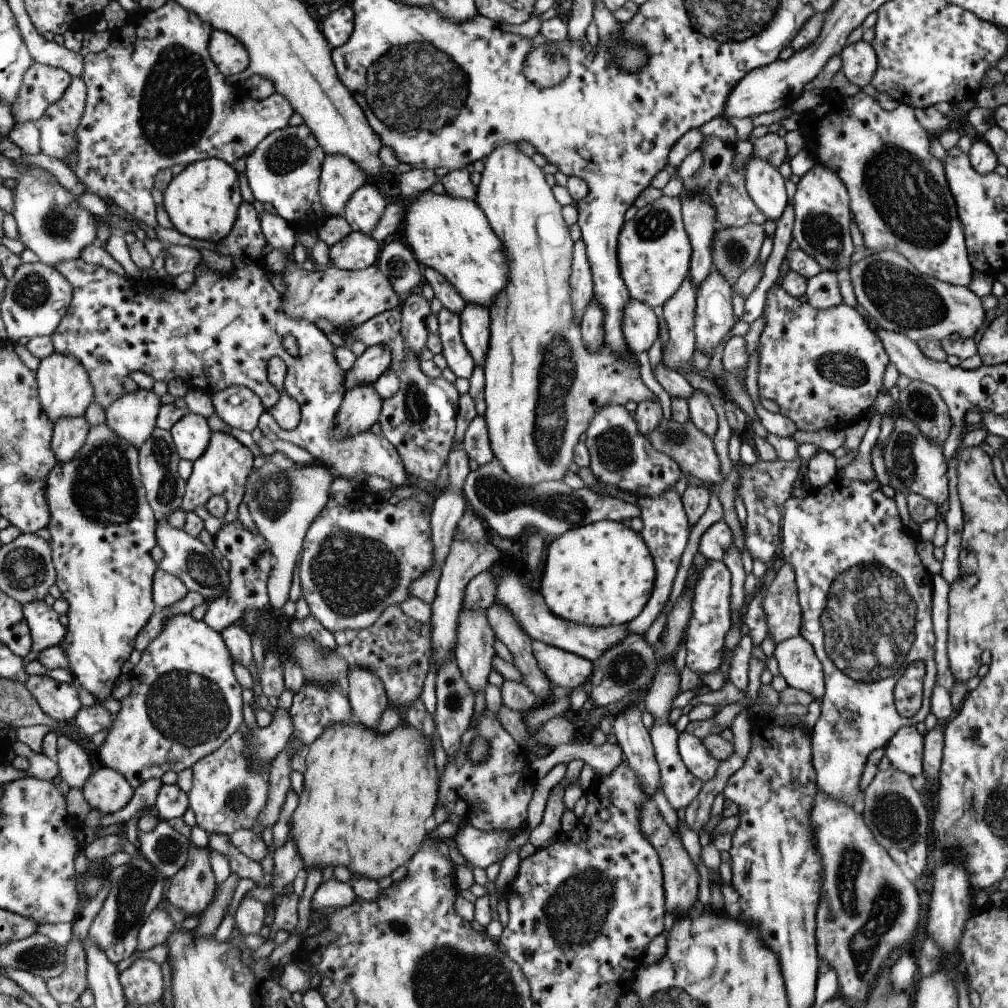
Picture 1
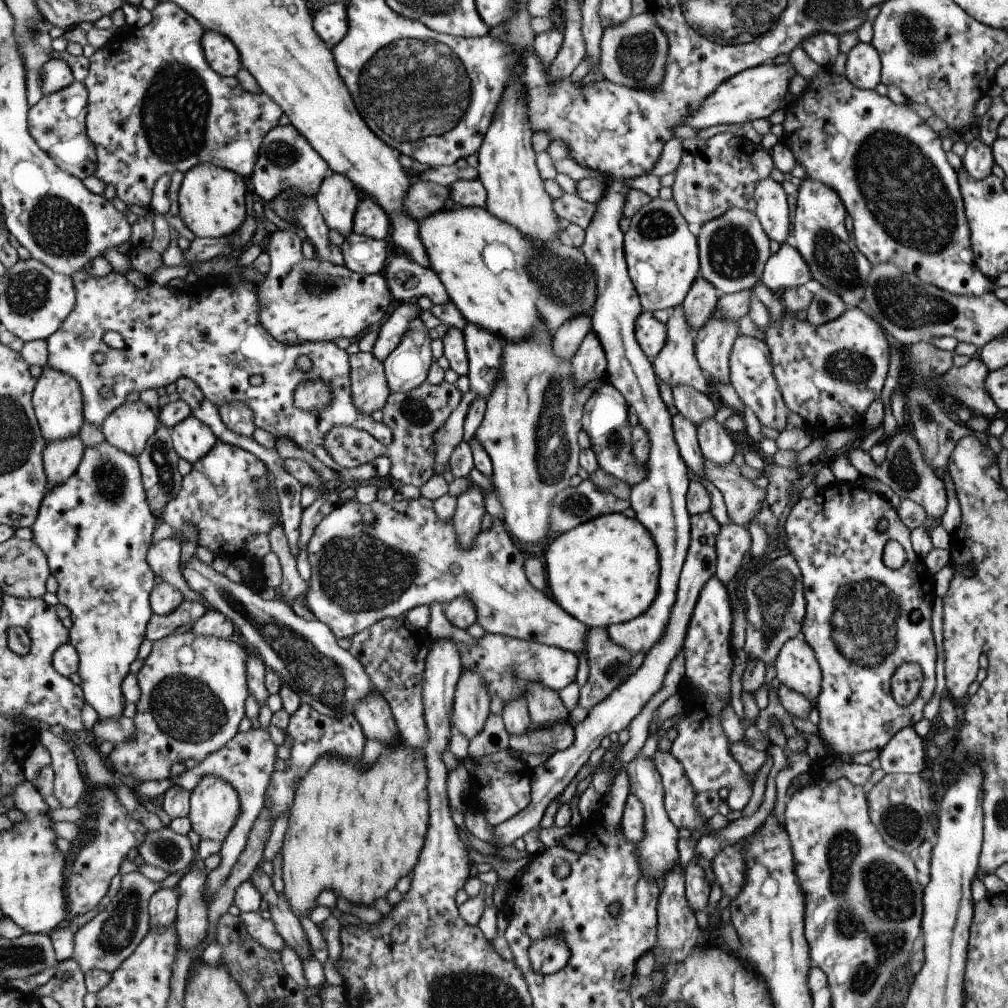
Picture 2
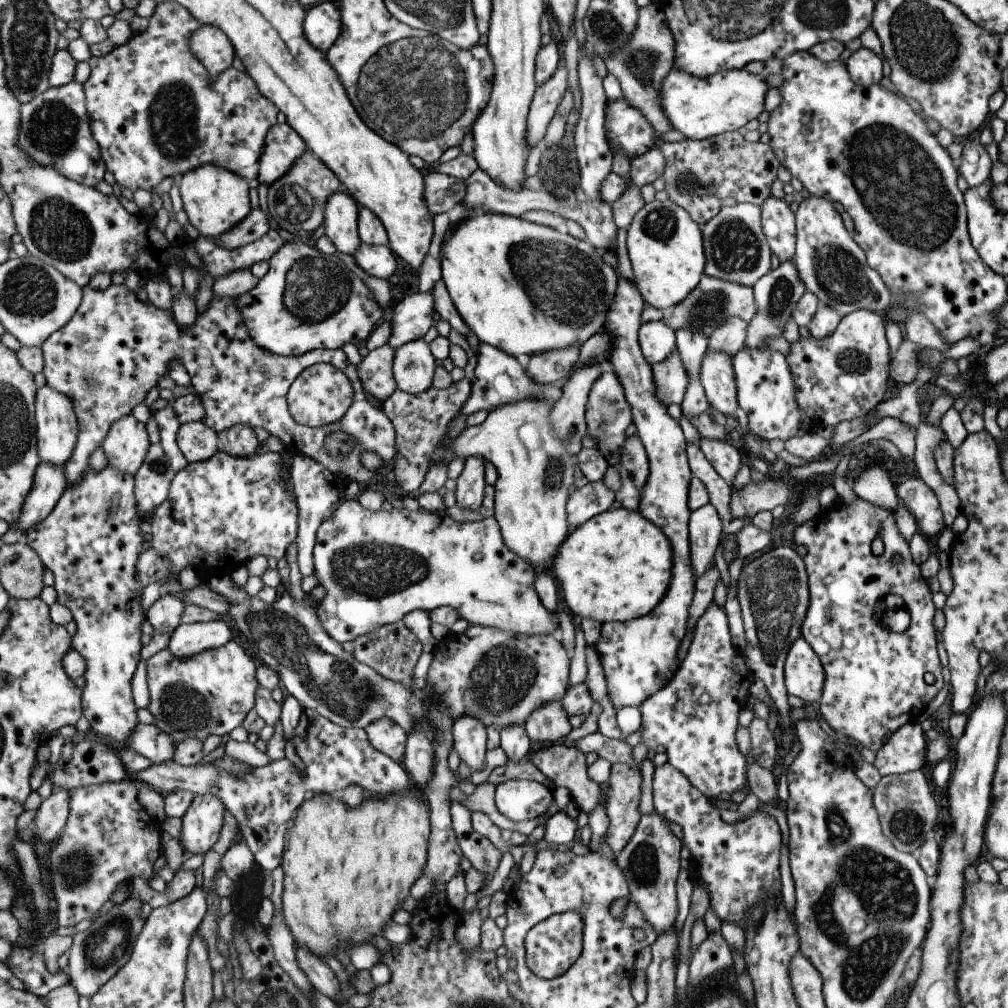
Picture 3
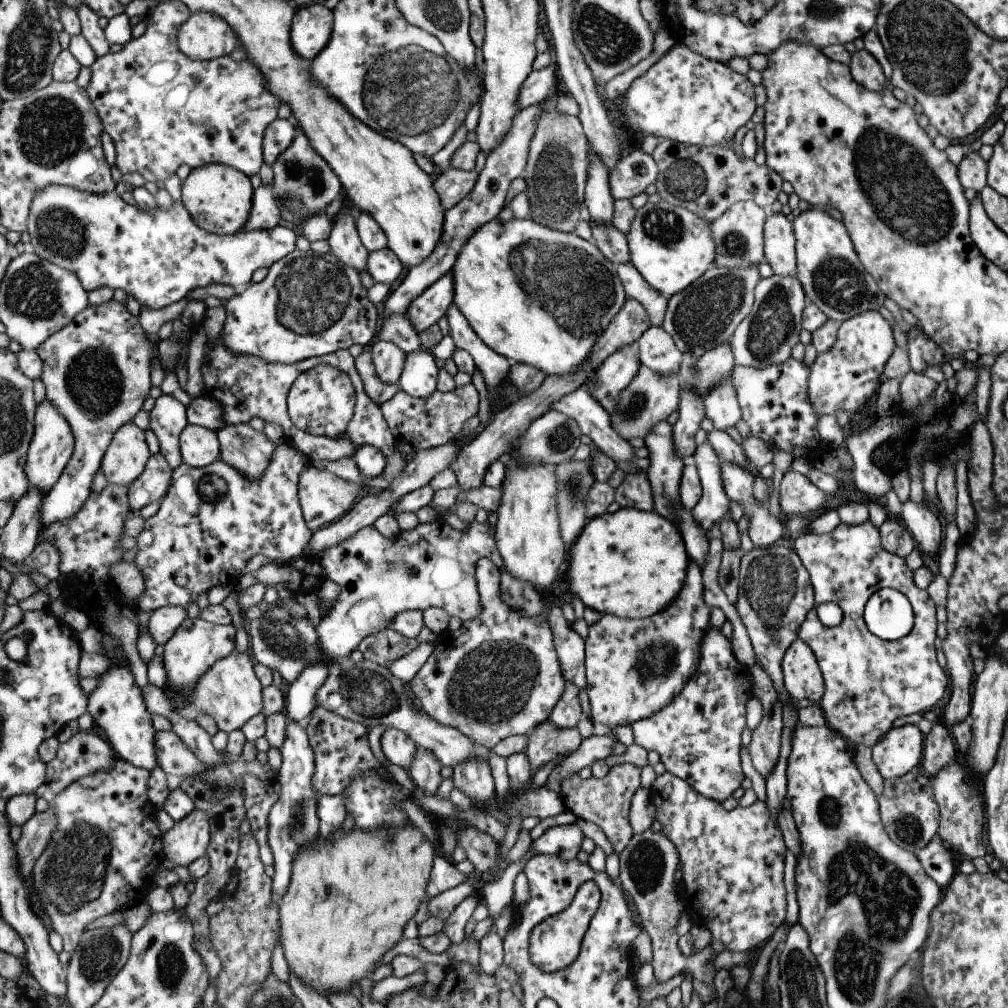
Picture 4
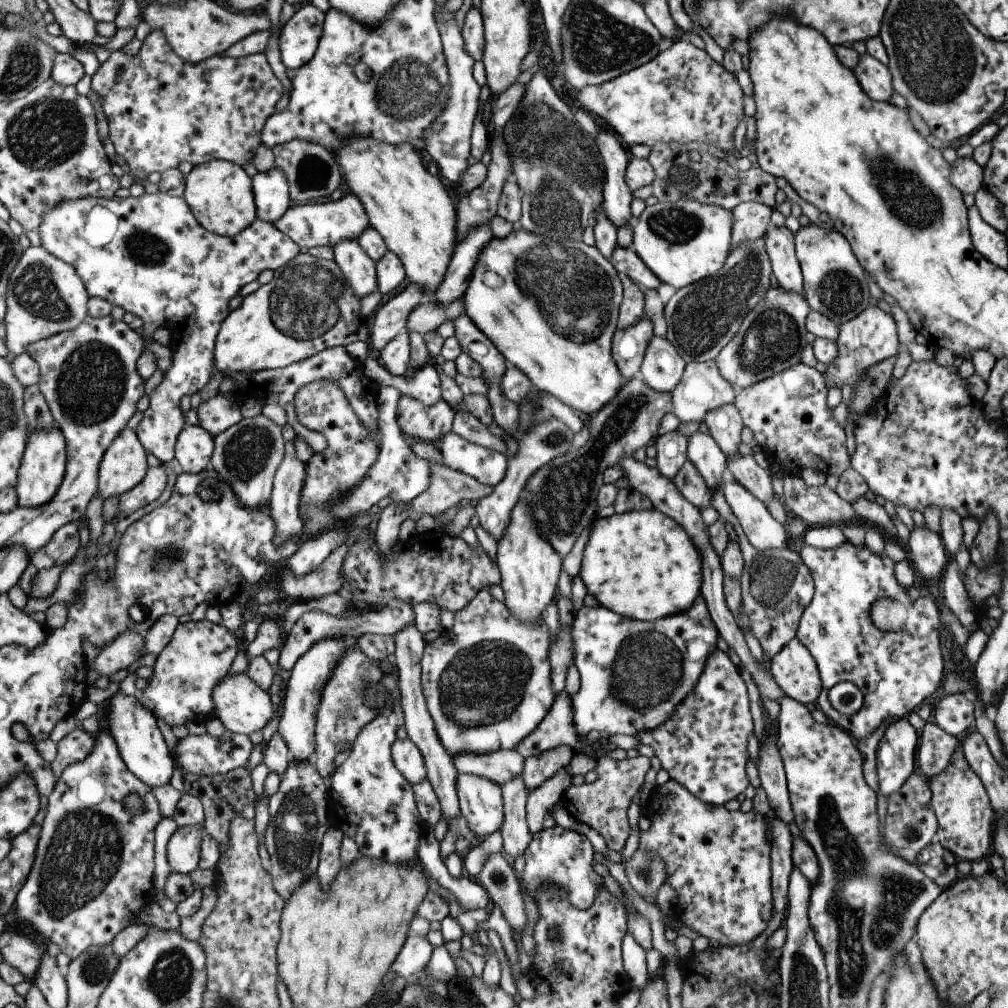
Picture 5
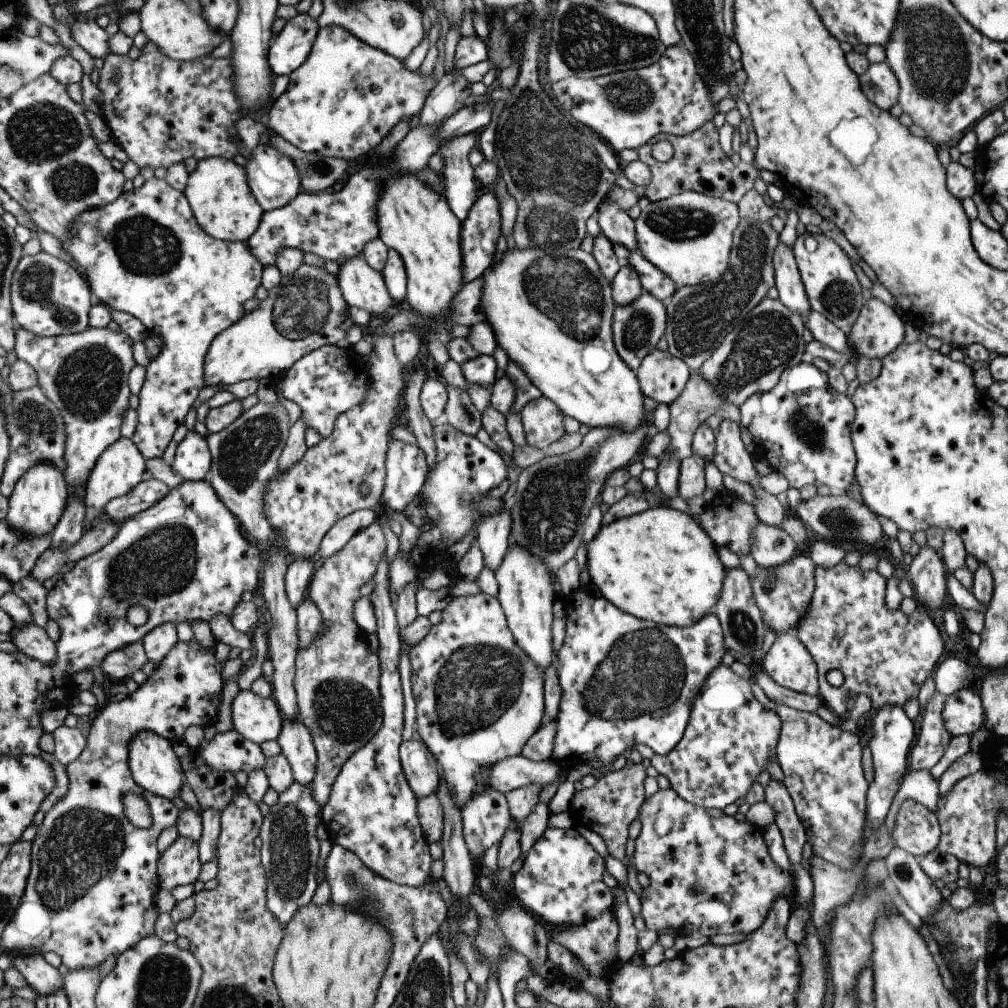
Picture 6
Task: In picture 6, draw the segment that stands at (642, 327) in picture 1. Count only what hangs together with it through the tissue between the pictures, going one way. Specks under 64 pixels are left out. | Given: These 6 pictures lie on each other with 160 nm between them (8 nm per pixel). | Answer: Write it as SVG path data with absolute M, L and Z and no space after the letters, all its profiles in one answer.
M655 347L634 373L643 395L668 405L683 390L690 371L683 360Z

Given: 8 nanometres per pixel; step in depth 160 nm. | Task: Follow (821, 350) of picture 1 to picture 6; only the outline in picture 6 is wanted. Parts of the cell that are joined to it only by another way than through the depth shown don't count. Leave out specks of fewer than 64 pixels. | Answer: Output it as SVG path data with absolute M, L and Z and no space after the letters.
M871 297L859 309L846 339L857 356L882 359L902 343L905 323L893 309Z

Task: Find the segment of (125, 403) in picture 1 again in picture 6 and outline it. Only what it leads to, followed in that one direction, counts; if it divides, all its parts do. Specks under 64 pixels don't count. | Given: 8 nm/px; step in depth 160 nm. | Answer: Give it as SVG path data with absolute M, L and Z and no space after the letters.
M123 437L103 451L102 458L98 460L86 484L84 503L86 504L86 523L88 525L103 510L106 510L106 506L113 499L129 494L139 483L145 480L148 473L146 459L132 437Z

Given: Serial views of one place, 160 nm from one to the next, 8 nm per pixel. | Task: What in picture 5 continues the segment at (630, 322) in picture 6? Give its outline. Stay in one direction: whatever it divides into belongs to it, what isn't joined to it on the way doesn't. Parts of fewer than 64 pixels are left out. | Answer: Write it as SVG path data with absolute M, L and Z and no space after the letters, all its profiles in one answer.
M643 316L633 326L612 334L611 358L626 381L640 370L645 347L652 336L651 323Z

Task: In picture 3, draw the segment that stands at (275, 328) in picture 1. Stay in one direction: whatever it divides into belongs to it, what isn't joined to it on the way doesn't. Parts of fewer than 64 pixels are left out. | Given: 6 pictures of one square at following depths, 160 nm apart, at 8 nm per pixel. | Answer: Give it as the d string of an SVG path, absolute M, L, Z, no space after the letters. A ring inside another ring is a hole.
M123 283L122 285L112 284L109 286L107 290L99 290L94 289L93 287L87 286L83 288L84 297L82 300L82 306L79 307L78 314L74 316L73 319L70 320L69 323L66 324L61 330L54 332L53 335L50 336L49 339L46 340L46 343L43 344L42 349L44 352L44 373L49 386L52 386L55 390L59 392L68 394L74 400L74 409L76 415L78 416L79 421L79 436L78 443L76 444L73 456L68 460L66 464L66 475L68 480L68 487L78 486L79 483L82 483L83 475L87 475L89 472L89 468L91 468L90 458L91 455L94 454L95 451L98 450L99 447L105 442L108 434L110 432L110 428L114 426L115 422L119 419L122 419L124 416L130 415L133 410L135 410L135 406L137 404L143 403L145 400L145 396L149 394L149 390L151 388L155 388L160 383L160 380L168 374L170 371L170 366L175 361L179 361L183 363L189 371L191 378L193 380L193 387L195 393L201 397L203 401L203 406L206 410L206 417L204 420L211 428L214 428L218 433L221 431L226 431L231 427L234 427L238 424L244 424L249 428L263 428L266 430L269 435L278 438L283 445L283 450L287 452L290 456L304 454L313 460L316 460L321 466L324 466L330 473L332 474L341 474L346 475L353 482L353 486L364 485L372 481L373 476L375 475L375 471L367 470L361 464L360 456L363 453L375 453L379 458L382 464L389 464L391 460L394 459L395 447L394 447L394 428L392 427L389 419L378 409L373 408L373 406L369 405L369 402L365 399L364 390L362 389L360 380L358 379L356 368L347 361L345 354L341 349L313 349L307 351L303 355L299 356L281 356L272 352L269 352L267 349L259 348L258 345L255 344L254 340L251 340L250 333L247 332L247 325L245 324L245 319L241 309L238 307L237 299L231 297L217 297L214 296L211 298L207 308L199 313L197 320L192 324L187 326L183 326L179 321L176 320L176 316L172 309L163 310L158 308L150 301L142 301L140 298L137 298L135 295L136 292L131 292L129 288L127 288L127 284ZM317 363L327 363L340 370L348 379L350 379L350 385L352 388L352 401L351 404L347 407L343 416L337 420L336 423L327 423L323 426L318 426L315 428L311 428L308 426L303 426L298 423L291 415L289 411L289 403L286 400L286 395L289 393L290 384L294 382L295 377L299 376L303 370L311 365ZM341 429L343 432L347 434L352 434L356 438L355 446L349 451L349 454L344 459L334 459L327 454L327 451L323 448L323 439L326 437L326 434L333 432L334 430Z

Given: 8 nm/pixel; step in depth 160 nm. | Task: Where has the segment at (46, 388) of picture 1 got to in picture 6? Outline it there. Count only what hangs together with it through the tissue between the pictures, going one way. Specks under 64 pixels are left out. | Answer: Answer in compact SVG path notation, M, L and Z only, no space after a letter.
M45 461L37 463L22 476L21 480L18 480L13 494L7 498L8 523L24 535L51 535L66 512L70 498L69 488L62 468L55 463Z

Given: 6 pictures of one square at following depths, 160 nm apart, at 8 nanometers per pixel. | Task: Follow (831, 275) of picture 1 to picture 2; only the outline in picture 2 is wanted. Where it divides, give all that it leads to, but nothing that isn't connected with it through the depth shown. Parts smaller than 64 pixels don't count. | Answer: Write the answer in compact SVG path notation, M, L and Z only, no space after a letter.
M821 286L812 294L811 300L806 308L805 320L813 326L819 326L837 318L846 309L844 302L839 295L830 291L827 287Z

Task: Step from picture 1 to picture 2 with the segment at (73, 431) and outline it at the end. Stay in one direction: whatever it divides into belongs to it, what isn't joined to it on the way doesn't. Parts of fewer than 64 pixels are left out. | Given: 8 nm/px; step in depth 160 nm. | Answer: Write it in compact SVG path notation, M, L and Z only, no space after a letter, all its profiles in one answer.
M80 435L48 443L44 455L44 467L49 479L49 490L68 481L81 464L86 444Z

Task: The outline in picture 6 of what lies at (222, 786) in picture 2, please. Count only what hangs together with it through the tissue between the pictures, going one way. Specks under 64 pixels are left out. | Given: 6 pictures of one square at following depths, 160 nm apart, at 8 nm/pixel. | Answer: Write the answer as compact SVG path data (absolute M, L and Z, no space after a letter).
M180 836L159 859L158 873L162 888L172 891L183 885L195 884L199 880L201 866L199 843Z

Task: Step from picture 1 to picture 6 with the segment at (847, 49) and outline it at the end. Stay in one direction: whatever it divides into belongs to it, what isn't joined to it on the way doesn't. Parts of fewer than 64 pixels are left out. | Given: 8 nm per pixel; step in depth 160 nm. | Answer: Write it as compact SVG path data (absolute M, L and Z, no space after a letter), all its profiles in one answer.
M886 62L868 64L858 81L861 92L882 111L898 102L898 82Z

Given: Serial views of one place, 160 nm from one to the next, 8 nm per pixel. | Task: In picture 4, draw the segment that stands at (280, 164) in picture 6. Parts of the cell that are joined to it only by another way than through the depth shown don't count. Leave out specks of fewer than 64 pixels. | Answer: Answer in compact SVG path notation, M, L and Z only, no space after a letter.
M269 185L255 188L253 198L251 198L249 223L241 232L263 231L281 224L280 209L277 209L276 204L277 202L271 193Z

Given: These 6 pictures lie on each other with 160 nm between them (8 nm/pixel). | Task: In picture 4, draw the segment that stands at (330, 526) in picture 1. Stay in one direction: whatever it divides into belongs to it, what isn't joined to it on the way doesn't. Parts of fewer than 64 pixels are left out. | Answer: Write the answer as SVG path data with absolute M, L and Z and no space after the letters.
M437 517L435 522L418 523L413 530L399 532L393 540L368 525L333 548L325 548L314 559L323 568L325 580L339 586L339 594L322 612L315 630L317 646L313 646L309 664L299 672L294 683L284 686L286 720L298 725L308 722L317 706L315 694L327 680L329 664L349 656L363 638L389 627L399 612L421 612L425 608L438 607L461 621L475 618L481 612L475 582L476 563L480 559L489 560L499 569L498 592L511 610L523 617L540 615L542 594L523 580L511 578L503 568L493 534L494 529L487 521L482 524L473 521L467 525L467 530L457 532Z

